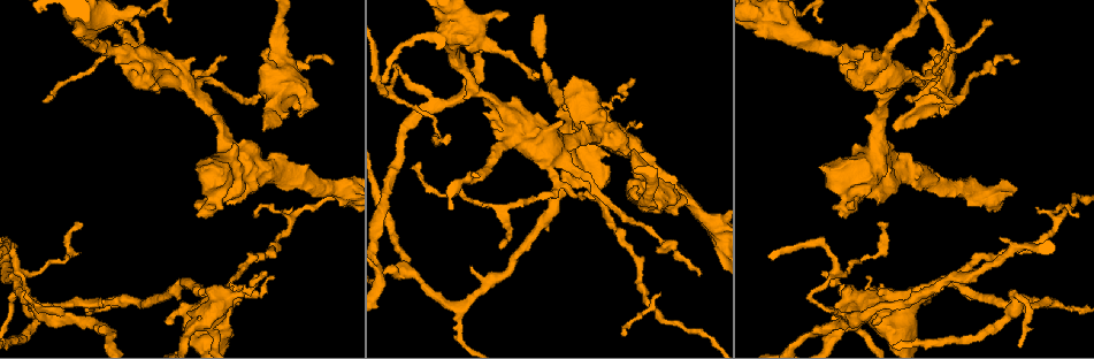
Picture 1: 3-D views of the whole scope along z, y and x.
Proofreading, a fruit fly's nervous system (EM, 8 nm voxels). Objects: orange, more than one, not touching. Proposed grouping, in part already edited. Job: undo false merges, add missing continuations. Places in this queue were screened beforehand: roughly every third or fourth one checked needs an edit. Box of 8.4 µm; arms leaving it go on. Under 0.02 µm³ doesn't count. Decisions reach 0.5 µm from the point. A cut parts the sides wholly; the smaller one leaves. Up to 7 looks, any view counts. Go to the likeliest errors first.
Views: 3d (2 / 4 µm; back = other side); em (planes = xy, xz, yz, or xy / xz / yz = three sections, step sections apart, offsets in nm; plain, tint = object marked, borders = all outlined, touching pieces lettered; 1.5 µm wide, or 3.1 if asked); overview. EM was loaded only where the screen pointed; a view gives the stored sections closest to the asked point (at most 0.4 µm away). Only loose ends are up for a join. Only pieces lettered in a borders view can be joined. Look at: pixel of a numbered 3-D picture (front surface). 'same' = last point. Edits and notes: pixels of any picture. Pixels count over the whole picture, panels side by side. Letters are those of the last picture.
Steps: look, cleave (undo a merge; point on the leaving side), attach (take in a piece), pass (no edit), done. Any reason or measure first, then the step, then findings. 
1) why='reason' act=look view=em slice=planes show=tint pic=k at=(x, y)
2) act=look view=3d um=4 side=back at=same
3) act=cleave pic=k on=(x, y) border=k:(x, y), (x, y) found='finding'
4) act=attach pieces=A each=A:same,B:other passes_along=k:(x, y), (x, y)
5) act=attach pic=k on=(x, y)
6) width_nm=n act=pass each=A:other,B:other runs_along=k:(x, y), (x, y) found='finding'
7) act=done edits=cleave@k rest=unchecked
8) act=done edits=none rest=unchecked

why='an open end' act=look view=3d um=4 pic=1 at=(300, 114)

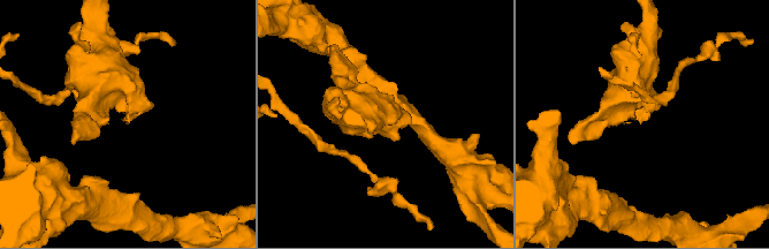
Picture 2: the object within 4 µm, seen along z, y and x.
why='shape alone is not enough' act=look view=em slice=planes show=borders pic=2 at=(640, 123)

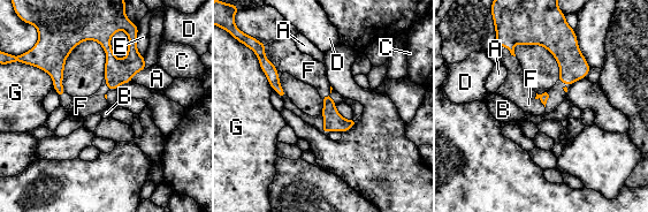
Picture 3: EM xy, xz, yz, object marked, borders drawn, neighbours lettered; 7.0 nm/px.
act=attach pieces=F each=A:other,B:other,C:other,D:other,E:other,F:same,G:other passes_along=3:(521, 15), (507, 47), (515, 82) found='it goes on there'

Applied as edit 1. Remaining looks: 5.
why='an open end' act=look view=3d um=4 pic=1 at=(469, 266)

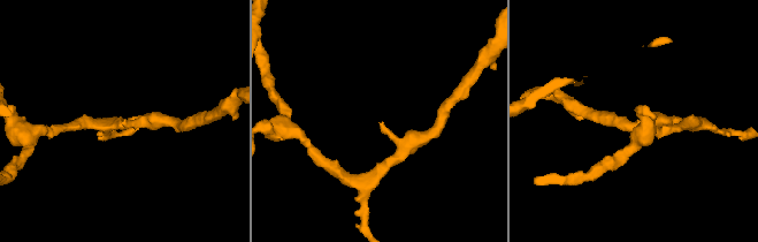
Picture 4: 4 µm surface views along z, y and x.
act=look view=em slice=planes show=borders pic=4 at=(637, 121)

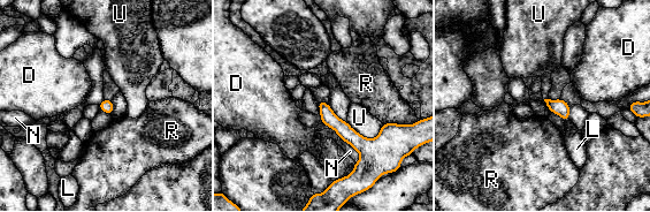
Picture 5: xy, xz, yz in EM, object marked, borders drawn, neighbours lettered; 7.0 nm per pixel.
act=pass each=D:other,L:other,N:other,R:other,U:other border=5:(382, 122), (396, 122), (399, 125) found='no lettered piece goes on from it'

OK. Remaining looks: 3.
why='end of a long branch' act=look view=em slice=planes show=borders pic=1 at=(697, 274)

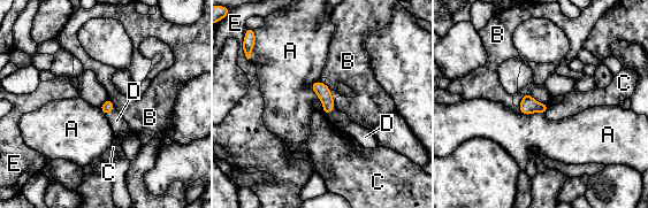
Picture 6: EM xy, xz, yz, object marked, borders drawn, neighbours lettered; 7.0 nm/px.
act=attach pieces=D each=A:other,B:other,C:other,D:same,E:other passes_along=6:(325, 95), (330, 112), (341, 120) found='the neuron continues'

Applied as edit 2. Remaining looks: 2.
act=done edits=attach@3,attach@6 rest=unchecked

